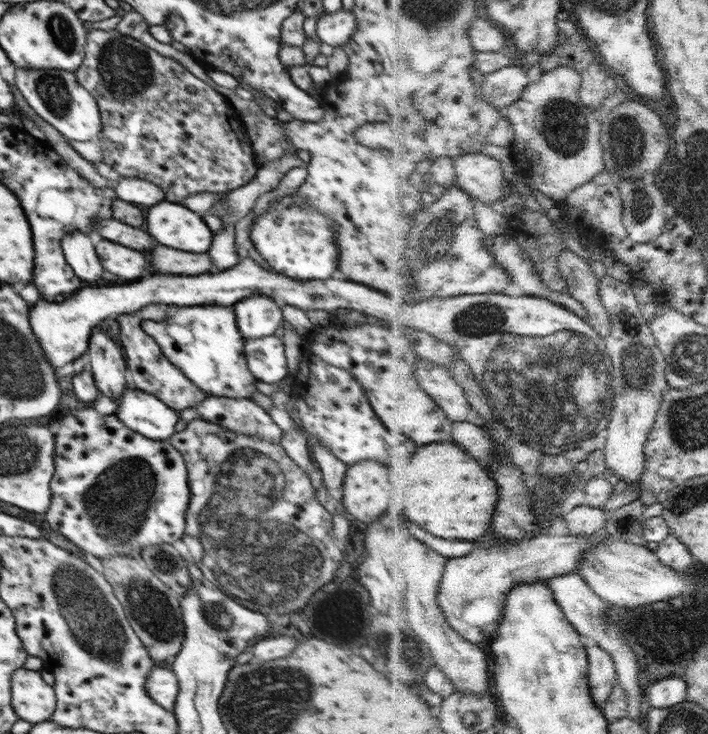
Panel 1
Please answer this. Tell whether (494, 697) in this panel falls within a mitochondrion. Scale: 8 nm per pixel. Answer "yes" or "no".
no

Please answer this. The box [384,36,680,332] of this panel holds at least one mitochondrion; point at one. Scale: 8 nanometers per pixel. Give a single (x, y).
(438, 231)

